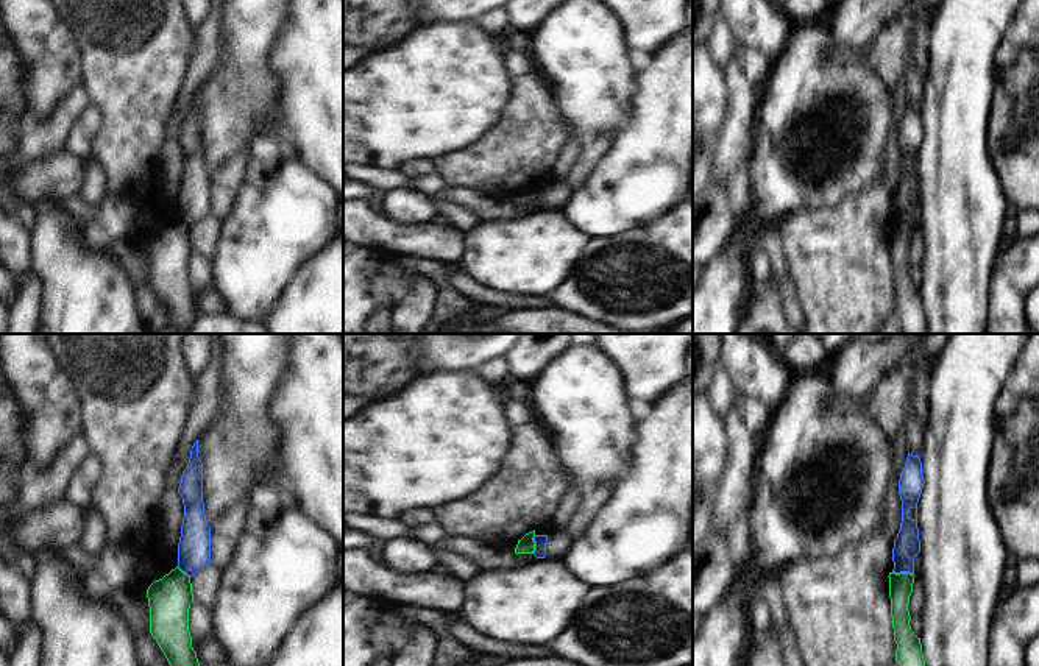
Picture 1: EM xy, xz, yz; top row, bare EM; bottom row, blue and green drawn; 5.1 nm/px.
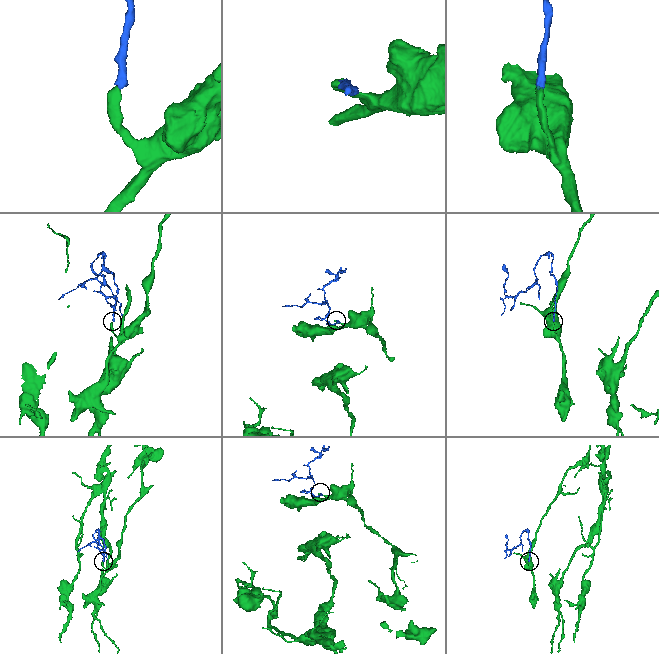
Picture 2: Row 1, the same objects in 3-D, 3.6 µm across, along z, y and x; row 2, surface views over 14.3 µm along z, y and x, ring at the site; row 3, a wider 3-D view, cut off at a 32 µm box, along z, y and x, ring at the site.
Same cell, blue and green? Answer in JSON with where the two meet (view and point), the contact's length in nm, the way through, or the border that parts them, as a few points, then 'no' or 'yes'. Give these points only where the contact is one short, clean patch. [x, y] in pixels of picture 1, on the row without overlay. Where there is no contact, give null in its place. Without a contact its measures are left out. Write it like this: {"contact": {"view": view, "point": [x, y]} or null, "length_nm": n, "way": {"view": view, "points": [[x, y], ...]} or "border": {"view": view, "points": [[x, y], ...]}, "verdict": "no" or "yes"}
{"contact": {"view": "yz", "point": [904, 222]}, "length_nm": 110, "border": {"view": "yz", "points": [[893, 222], [913, 225]]}, "verdict": "no"}

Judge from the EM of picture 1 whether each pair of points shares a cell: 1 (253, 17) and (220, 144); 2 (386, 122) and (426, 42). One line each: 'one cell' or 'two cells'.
1: one cell
2: one cell

